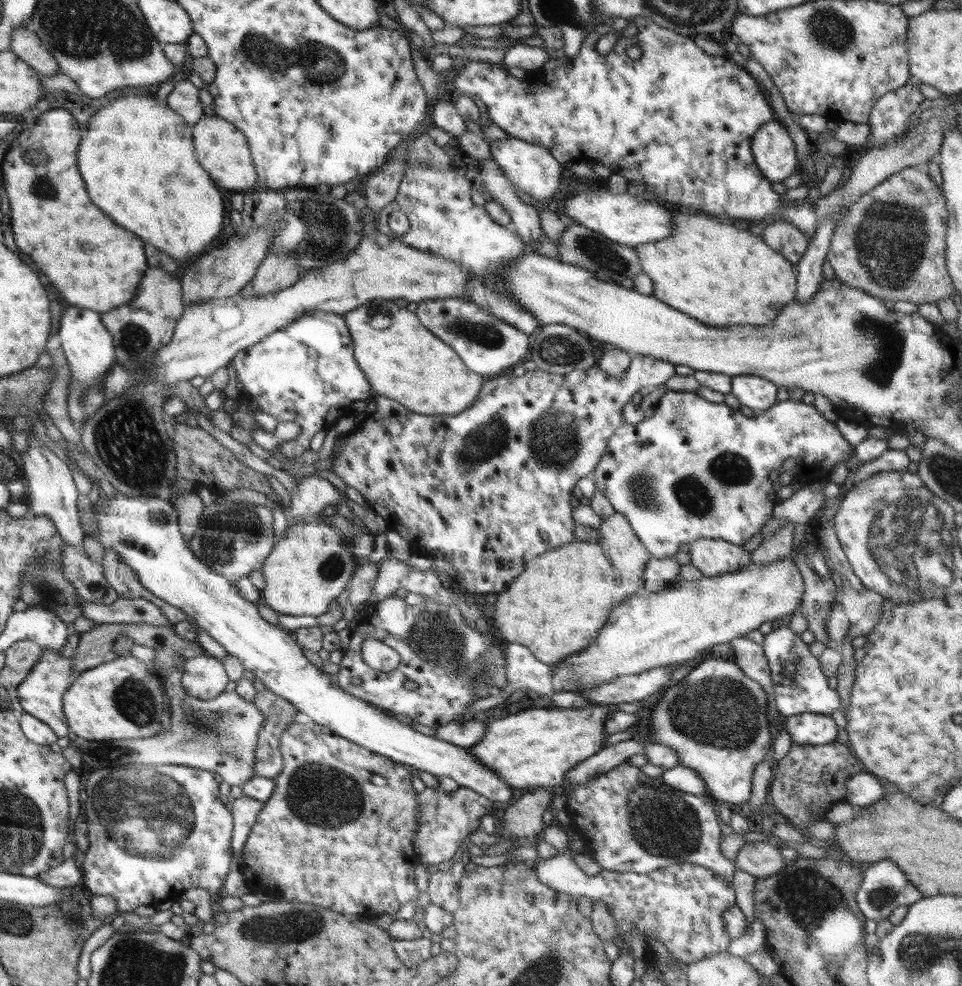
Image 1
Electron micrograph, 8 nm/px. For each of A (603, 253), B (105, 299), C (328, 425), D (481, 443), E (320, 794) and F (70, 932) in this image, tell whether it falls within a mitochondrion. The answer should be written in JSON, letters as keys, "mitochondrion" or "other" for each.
{"A":"mitochondrion","B":"other","C":"other","D":"mitochondrion","E":"mitochondrion","F":"other"}

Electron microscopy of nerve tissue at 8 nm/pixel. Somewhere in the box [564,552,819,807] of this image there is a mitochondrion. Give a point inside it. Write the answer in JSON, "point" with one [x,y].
{"point":[718,710]}

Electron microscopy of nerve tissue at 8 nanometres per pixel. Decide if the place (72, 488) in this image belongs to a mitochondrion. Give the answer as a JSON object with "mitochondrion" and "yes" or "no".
{"mitochondrion":"no"}

